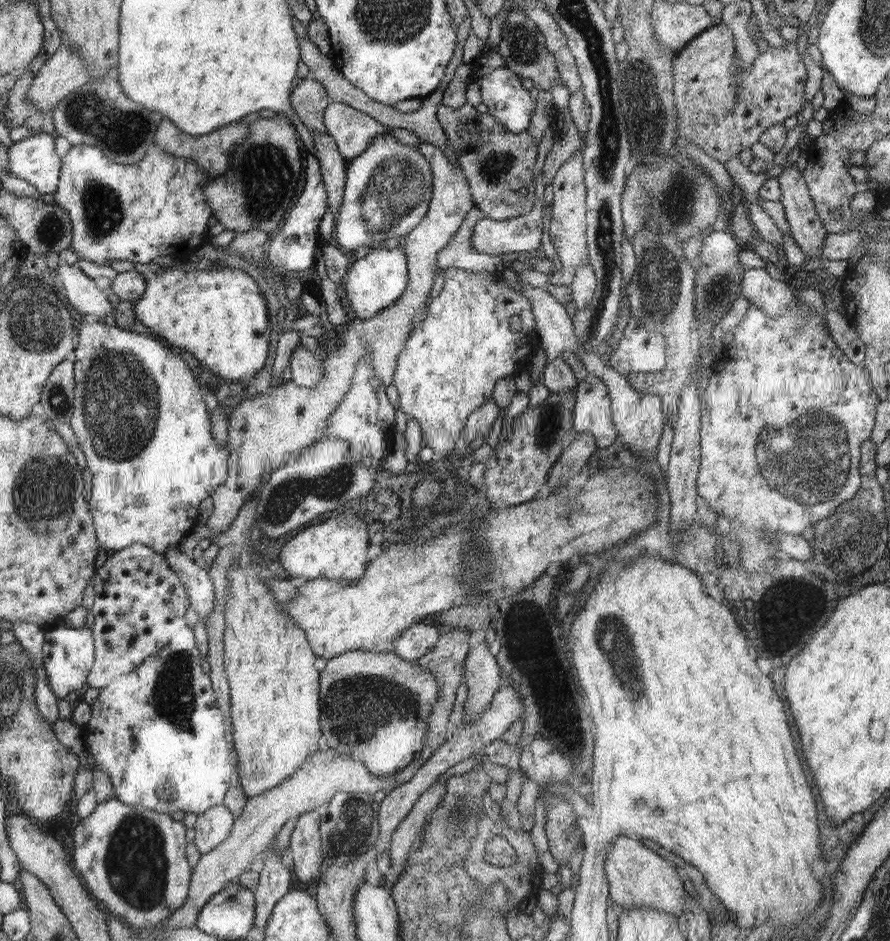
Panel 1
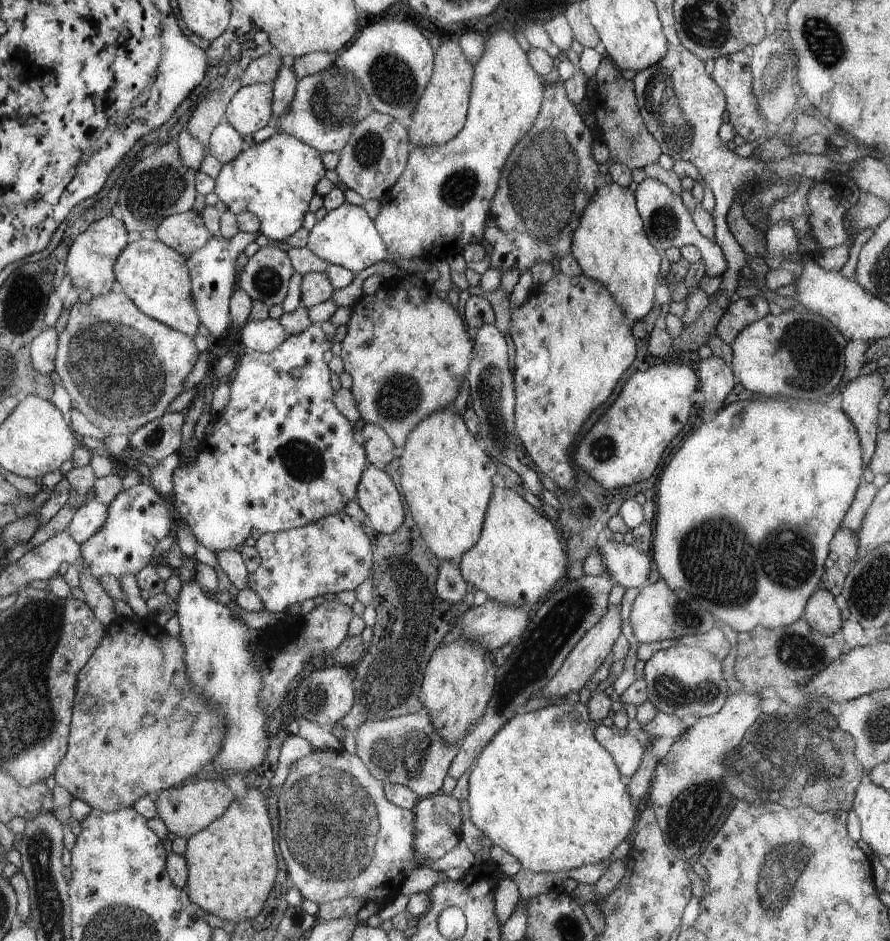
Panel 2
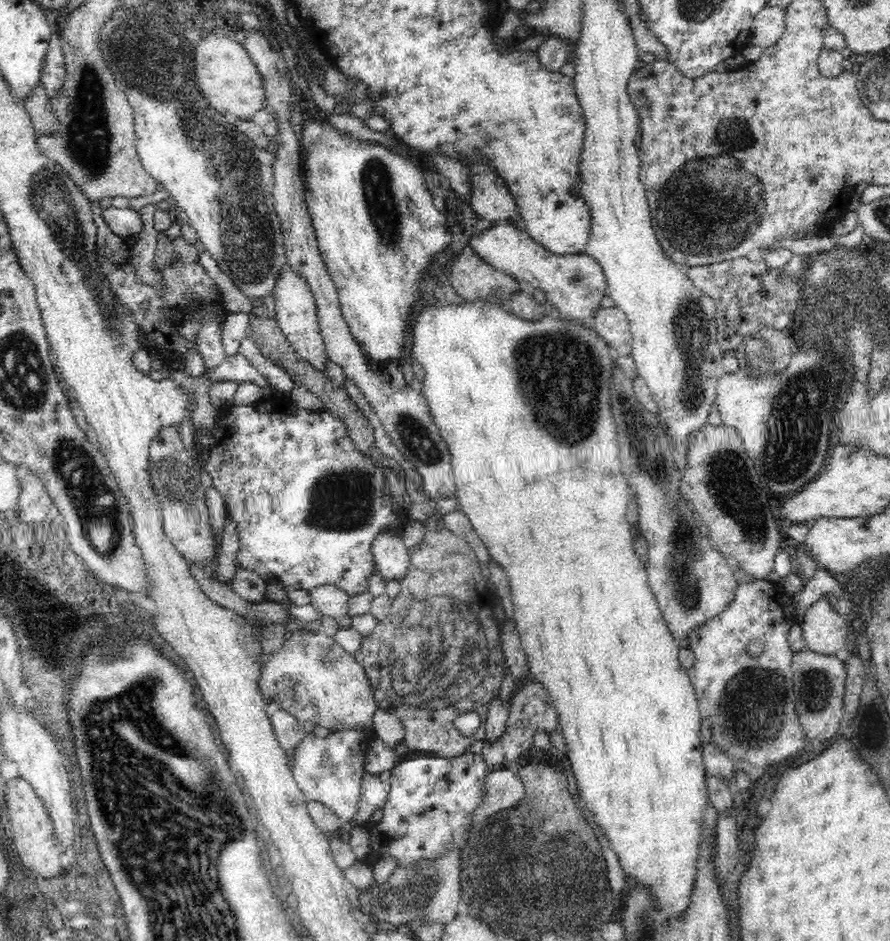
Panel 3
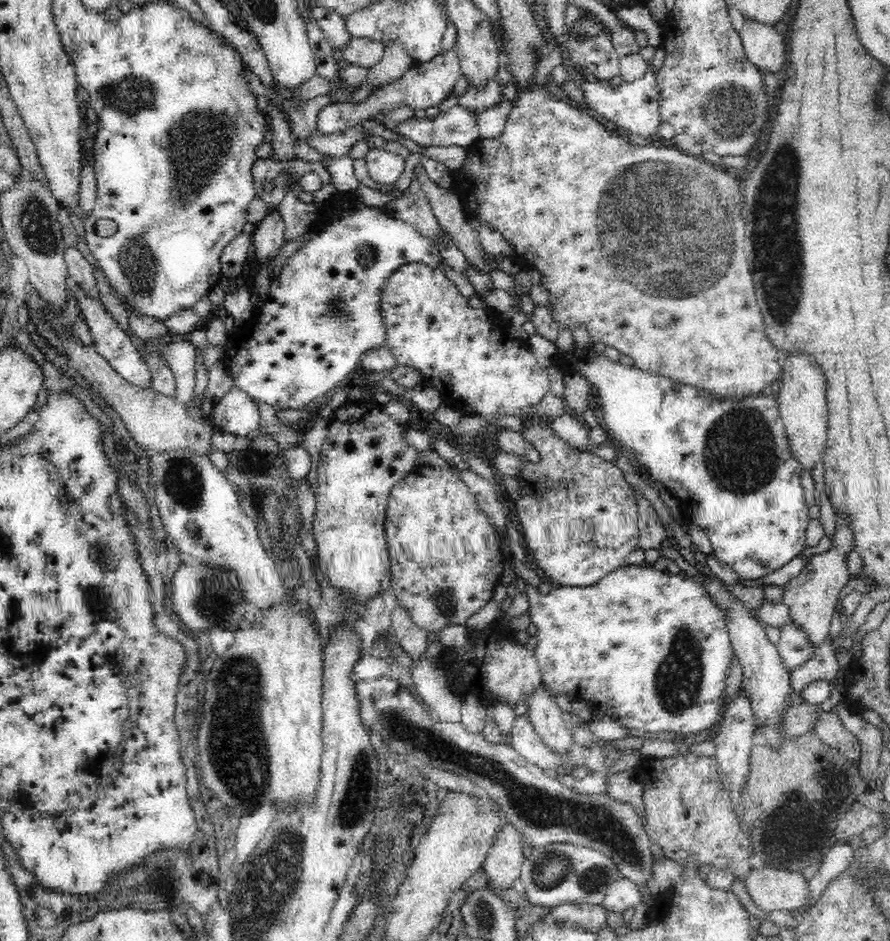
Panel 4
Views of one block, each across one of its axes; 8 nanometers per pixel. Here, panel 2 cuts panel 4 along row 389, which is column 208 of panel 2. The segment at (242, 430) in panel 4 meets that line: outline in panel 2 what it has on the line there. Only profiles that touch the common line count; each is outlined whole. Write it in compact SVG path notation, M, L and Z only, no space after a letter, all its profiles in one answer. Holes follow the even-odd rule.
M189 210L185 213L173 214L162 221L156 229L158 241L173 247L186 258L204 248L206 242L212 238L210 231L204 226L201 213Z

